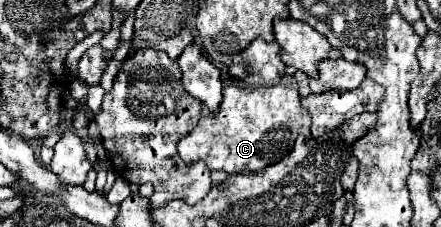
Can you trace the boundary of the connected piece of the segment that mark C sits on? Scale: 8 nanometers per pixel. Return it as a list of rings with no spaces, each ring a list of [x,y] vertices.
[[[283,77],[279,85],[261,89],[239,89],[233,85],[223,87],[223,101],[219,113],[213,115],[207,107],[201,109],[197,127],[179,141],[179,155],[189,163],[205,161],[209,171],[221,169],[225,173],[261,171],[267,165],[281,161],[295,145],[301,131],[311,125],[307,109],[301,105],[297,81]]]

